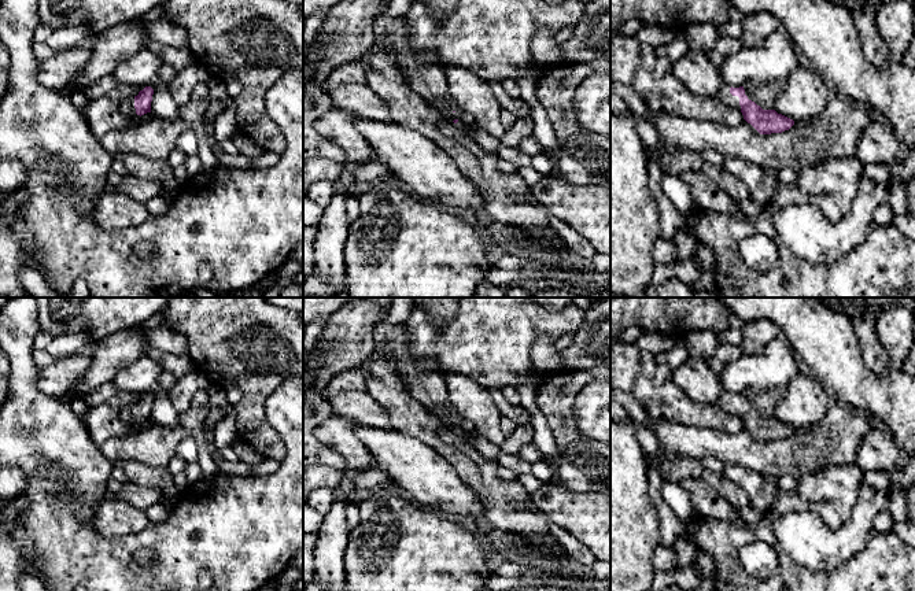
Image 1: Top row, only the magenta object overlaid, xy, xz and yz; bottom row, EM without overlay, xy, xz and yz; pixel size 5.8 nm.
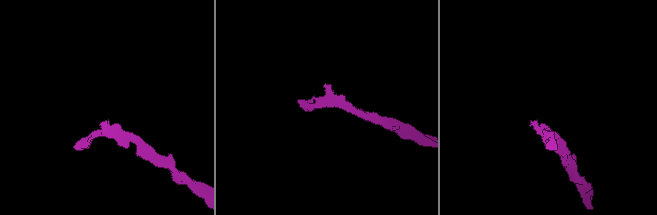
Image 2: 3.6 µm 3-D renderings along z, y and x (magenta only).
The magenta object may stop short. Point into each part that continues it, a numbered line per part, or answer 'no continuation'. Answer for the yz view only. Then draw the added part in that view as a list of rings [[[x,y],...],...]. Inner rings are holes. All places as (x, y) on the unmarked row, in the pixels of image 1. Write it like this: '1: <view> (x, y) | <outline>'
1: yz (723, 403) | [[[724,392],[715,403],[712,403],[711,406],[724,411],[724,413],[728,413],[728,414],[733,414],[733,415],[737,415],[741,418],[741,413],[739,413],[739,405],[738,403],[733,403],[730,400],[730,392]]]

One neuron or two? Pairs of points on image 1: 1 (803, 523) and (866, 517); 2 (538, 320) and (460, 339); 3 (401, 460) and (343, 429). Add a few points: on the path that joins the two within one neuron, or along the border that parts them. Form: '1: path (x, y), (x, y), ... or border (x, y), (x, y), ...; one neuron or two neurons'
1: path (818, 536), (847, 536), (851, 532); one neuron
2: path (519, 321), (502, 322), (486, 339), (479, 339); one neuron
3: border (353, 421), (353, 429), (372, 455), (375, 465); two neurons

